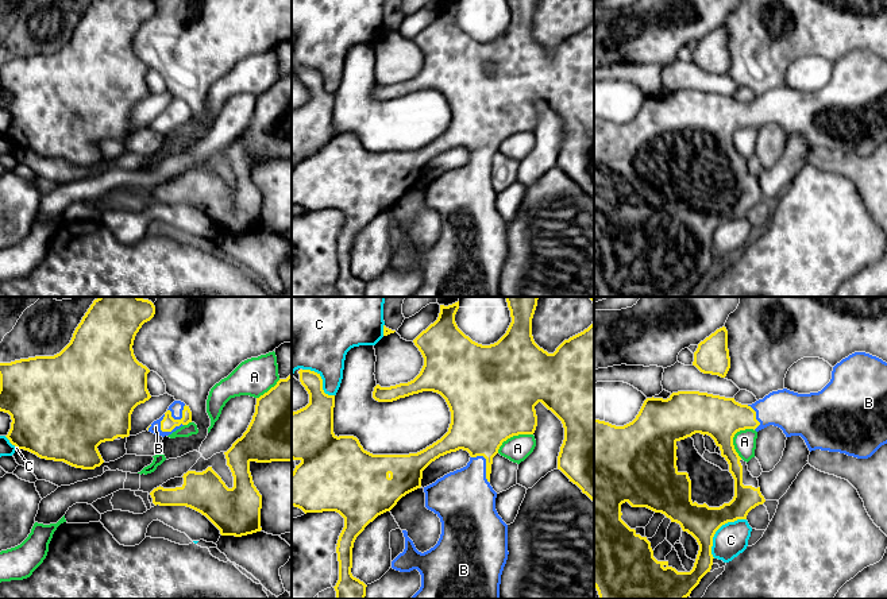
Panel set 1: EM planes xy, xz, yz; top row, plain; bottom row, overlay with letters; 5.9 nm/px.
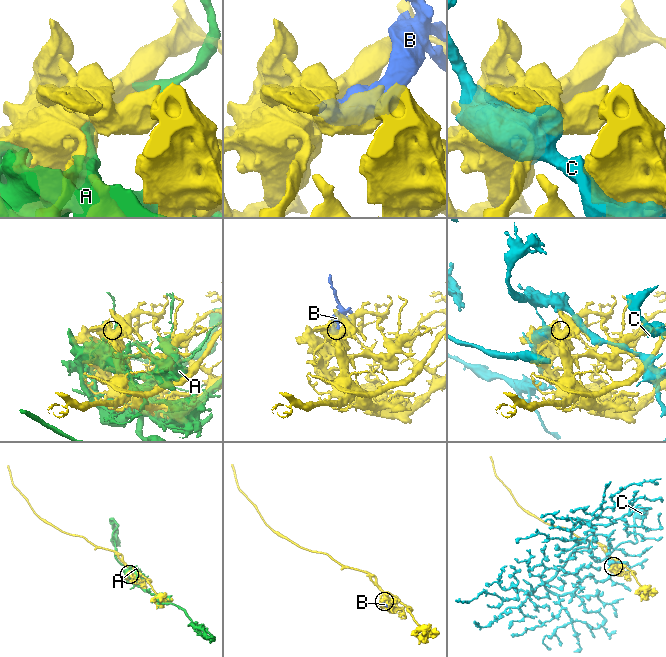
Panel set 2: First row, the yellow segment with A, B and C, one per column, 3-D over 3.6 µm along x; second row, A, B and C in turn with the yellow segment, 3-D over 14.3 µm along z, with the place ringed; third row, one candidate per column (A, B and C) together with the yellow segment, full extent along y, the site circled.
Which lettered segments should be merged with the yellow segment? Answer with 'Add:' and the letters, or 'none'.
Add: B

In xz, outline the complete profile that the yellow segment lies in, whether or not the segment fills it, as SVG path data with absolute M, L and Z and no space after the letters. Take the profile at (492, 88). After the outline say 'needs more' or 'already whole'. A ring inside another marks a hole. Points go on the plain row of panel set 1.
M459 0L452 3L444 4L440 3L440 11L437 18L431 22L425 28L423 28L414 38L414 43L419 46L424 55L424 63L420 72L408 81L400 81L390 85L381 85L377 82L373 89L373 96L378 100L393 100L400 96L405 96L413 92L419 92L423 89L433 89L440 92L451 109L451 121L448 130L436 140L427 144L425 147L417 151L409 152L373 152L363 147L359 138L354 134L336 134L333 131L333 105L335 105L335 93L328 93L323 88L323 77L320 72L311 69L311 67L300 67L300 80L305 85L309 92L309 101L292 111L292 156L300 158L301 161L296 163L294 169L292 170L292 204L301 206L305 212L306 210L323 210L323 209L336 209L344 216L344 225L339 233L336 251L339 259L339 278L333 285L336 289L336 297L365 297L366 294L366 282L359 277L354 275L351 271L352 266L352 246L356 235L365 228L365 225L373 220L378 213L390 209L397 200L405 194L406 192L417 188L421 185L423 169L436 156L444 154L451 150L456 150L459 147L467 148L470 151L470 159L466 165L456 167L444 173L443 175L437 177L435 181L424 185L425 190L425 205L433 209L441 220L441 232L437 241L431 246L429 248L421 251L416 247L413 239L408 235L408 229L402 228L405 235L405 247L400 251L393 259L392 266L400 270L410 270L417 267L421 273L421 285L420 287L410 295L410 297L500 297L500 282L501 282L501 273L504 264L508 258L508 223L502 219L495 208L495 196L497 190L490 183L490 171L491 171L491 162L493 155L498 151L500 144L504 139L513 134L518 132L533 132L537 124L537 113L535 104L541 100L548 108L551 108L563 121L564 125L564 138L560 144L560 150L558 154L558 167L560 167L574 182L576 182L583 192L586 192L594 200L594 19L593 22L585 27L583 30L564 38L554 51L548 51L543 46L540 46L532 34L532 16L536 8L537 0L508 0L508 5L510 8L512 20L506 28L506 31L494 42L482 43L473 39L468 34L466 34L455 20L455 12L459 7Z | needs more

